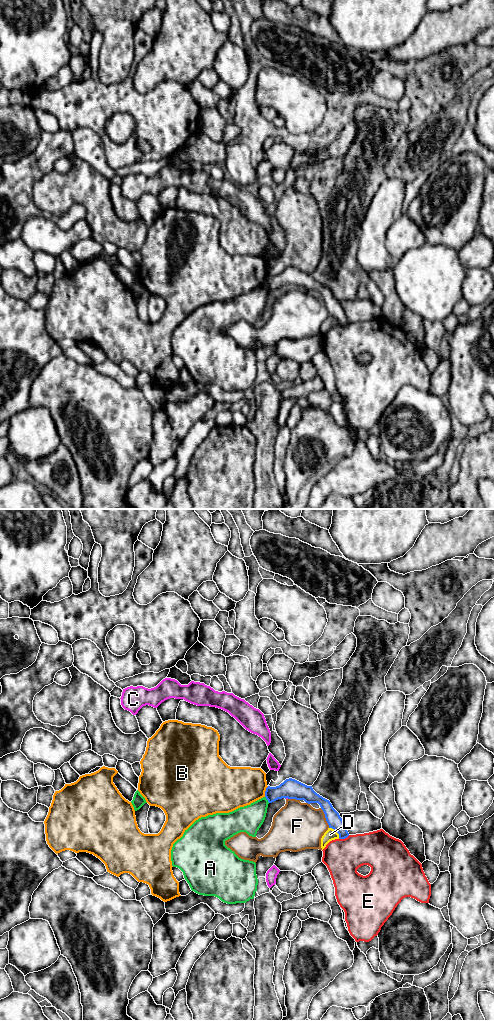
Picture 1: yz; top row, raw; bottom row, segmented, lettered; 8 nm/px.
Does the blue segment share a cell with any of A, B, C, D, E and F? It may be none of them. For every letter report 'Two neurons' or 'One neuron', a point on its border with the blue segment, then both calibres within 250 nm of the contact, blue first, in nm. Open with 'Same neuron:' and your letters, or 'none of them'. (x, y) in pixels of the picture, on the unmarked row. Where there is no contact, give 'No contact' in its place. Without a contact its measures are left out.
Same neuron: none of them
A: Two neurons. Touches blue at yz (266, 286). Thickness 160 nm (blue) against 220 nm
B: Two neurons. Touches blue at yz (265, 279). Thickness 160 nm (blue) against 320 nm
C: Two neurons. Touches blue at yz (287, 285). Thickness 160 nm (blue) against 20 nm
D: Two neurons. Touches blue at yz (335, 318). Thickness 120 nm (blue) against 90 nm
E: Two neurons. Touches blue at yz (344, 326). Thickness 120 nm (blue) against 300 nm
F: Two neurons. Touches blue at yz (325, 305). Thickness 120 nm (blue) against 380 nm

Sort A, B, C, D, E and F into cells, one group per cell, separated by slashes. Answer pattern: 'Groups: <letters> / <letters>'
Groups: A / B / C / D / E / F

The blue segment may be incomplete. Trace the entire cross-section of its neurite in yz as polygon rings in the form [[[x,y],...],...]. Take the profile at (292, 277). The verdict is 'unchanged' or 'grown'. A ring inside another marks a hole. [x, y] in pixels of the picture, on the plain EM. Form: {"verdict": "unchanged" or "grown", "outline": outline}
{"verdict": "unchanged", "outline": [[[289,266],[279,274],[268,274],[265,279],[265,285],[269,291],[282,286],[304,288],[308,292],[318,291],[325,302],[329,316],[334,317],[339,322],[340,327],[345,327],[349,324],[339,301],[333,296],[330,289],[317,282],[312,274],[307,274],[295,267]]]}

